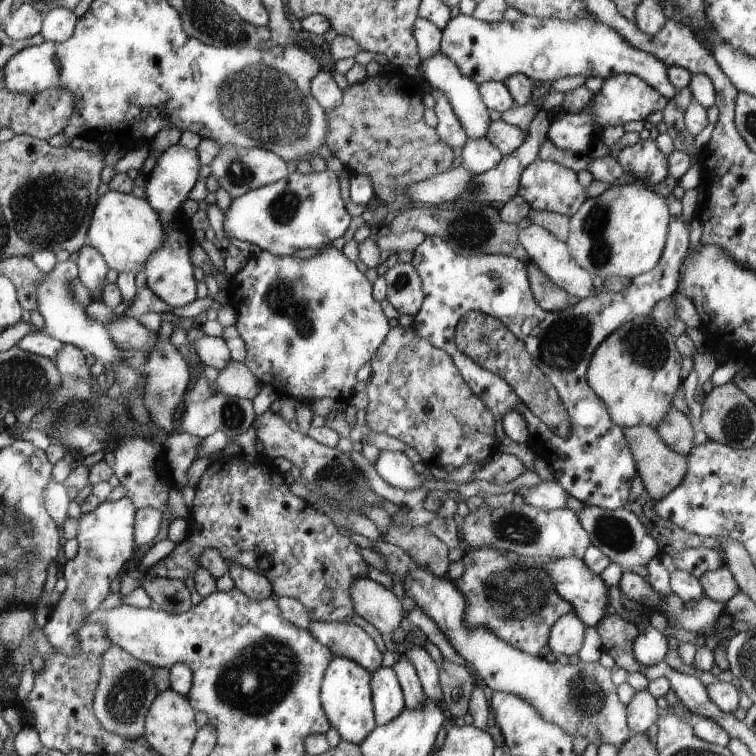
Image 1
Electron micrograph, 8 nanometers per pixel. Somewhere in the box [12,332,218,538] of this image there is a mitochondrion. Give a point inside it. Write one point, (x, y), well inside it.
(74, 422)

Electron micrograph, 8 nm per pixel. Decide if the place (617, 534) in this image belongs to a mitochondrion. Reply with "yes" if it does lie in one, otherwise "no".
yes

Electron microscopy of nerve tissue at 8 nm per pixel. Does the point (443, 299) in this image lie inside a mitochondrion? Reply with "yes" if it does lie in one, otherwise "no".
no

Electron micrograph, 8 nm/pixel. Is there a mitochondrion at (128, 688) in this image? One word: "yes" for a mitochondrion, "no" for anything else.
yes

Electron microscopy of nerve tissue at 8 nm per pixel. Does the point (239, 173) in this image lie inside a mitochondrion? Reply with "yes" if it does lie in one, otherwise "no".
yes

